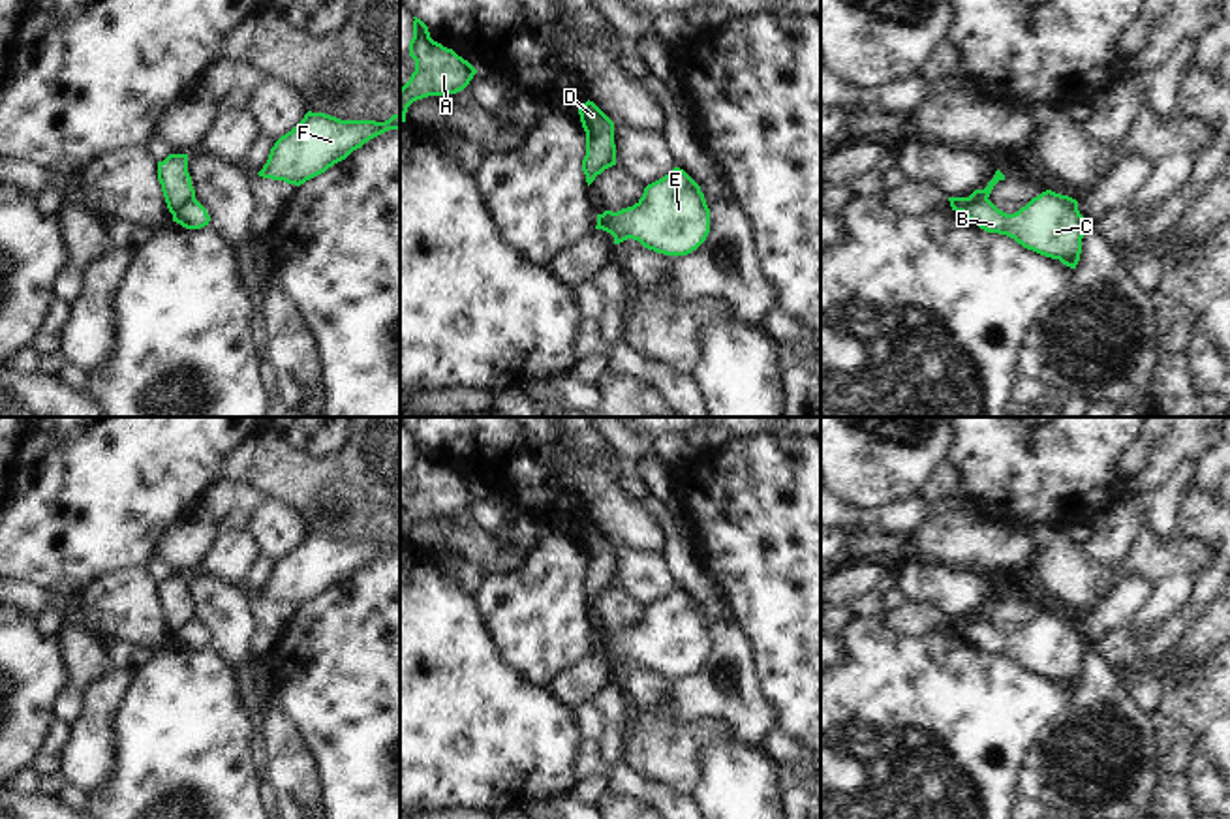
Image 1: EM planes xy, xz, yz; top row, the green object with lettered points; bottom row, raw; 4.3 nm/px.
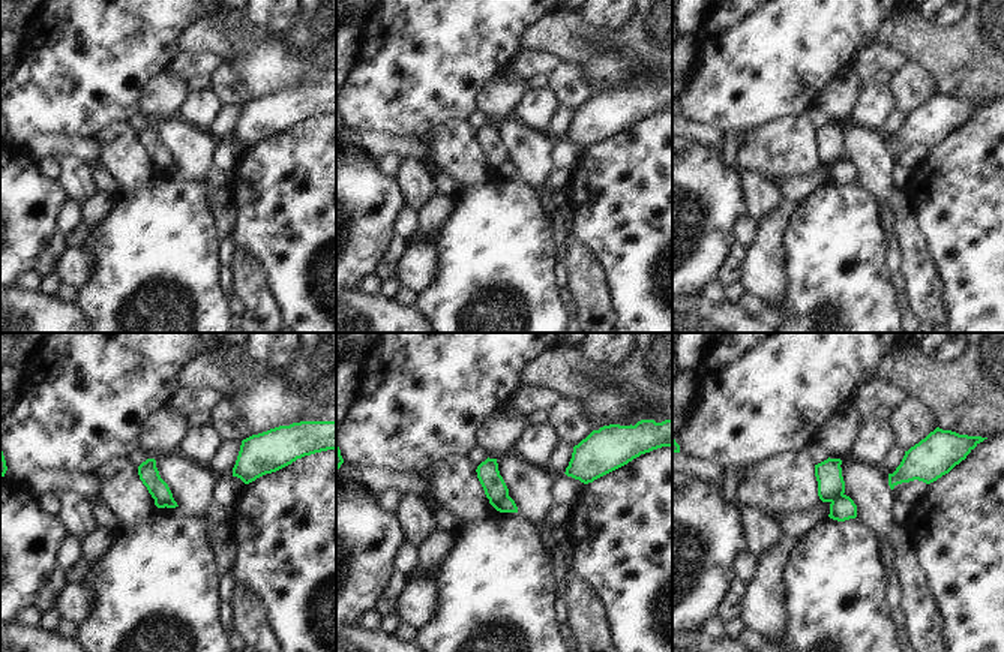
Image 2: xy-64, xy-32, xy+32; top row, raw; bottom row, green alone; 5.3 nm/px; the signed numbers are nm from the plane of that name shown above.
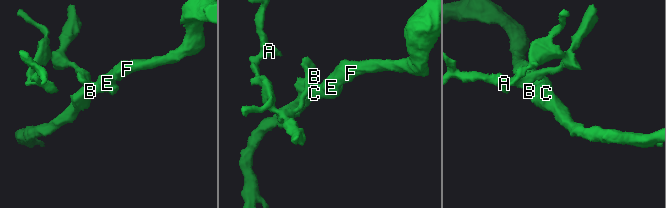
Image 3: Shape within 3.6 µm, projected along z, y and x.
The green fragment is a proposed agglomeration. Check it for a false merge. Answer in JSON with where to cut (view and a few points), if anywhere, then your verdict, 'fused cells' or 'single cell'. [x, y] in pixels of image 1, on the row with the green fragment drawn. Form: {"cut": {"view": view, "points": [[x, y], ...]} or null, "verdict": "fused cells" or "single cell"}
{"cut": {"view": "yz", "points": [[986, 196], [977, 196], [962, 211]]}, "verdict": "fused cells"}

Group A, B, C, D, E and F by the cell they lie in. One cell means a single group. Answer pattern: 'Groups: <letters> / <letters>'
Groups: A D / B C E F.

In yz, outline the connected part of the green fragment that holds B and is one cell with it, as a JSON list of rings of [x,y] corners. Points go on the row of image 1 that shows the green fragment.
[[[1052,190],[1033,197],[1014,214],[999,210],[988,197],[976,197],[963,214],[988,233],[1014,239],[1027,250],[1076,269],[1085,233],[1078,201]]]

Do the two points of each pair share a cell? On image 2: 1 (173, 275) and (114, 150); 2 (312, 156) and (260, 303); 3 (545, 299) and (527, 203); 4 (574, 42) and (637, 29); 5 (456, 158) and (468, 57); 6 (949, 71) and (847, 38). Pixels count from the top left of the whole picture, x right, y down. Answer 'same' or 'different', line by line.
1: same
2: different
3: same
4: same
5: different
6: different

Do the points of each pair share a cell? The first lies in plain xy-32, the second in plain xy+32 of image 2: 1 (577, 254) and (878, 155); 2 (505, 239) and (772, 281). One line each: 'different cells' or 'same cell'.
1: same cell
2: different cells

